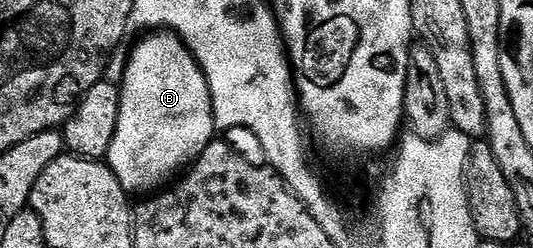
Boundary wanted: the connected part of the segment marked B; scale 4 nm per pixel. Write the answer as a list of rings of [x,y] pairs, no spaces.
[[[151,31],[144,37],[147,38],[132,51],[131,58],[125,61],[123,65],[123,79],[118,86],[119,118],[117,119],[117,131],[113,135],[113,143],[109,147],[105,158],[106,164],[110,165],[113,171],[113,175],[117,175],[121,187],[129,195],[136,195],[135,193],[143,193],[139,195],[151,195],[156,191],[162,190],[168,183],[174,182],[184,170],[194,165],[197,158],[205,151],[205,147],[209,147],[209,143],[216,140],[217,137],[215,112],[213,111],[213,103],[211,102],[209,83],[205,79],[205,75],[201,71],[201,67],[197,63],[194,53],[188,51],[187,44],[179,38],[177,33],[170,31]]]

